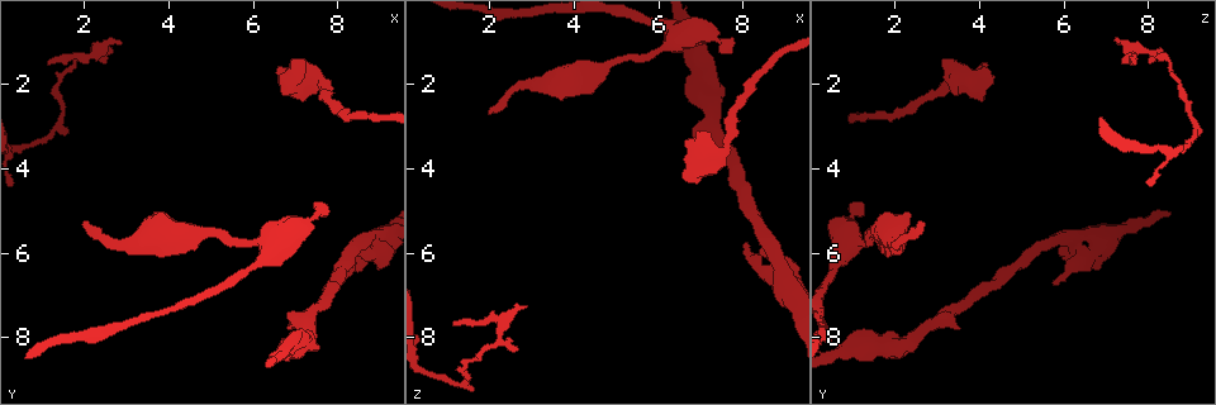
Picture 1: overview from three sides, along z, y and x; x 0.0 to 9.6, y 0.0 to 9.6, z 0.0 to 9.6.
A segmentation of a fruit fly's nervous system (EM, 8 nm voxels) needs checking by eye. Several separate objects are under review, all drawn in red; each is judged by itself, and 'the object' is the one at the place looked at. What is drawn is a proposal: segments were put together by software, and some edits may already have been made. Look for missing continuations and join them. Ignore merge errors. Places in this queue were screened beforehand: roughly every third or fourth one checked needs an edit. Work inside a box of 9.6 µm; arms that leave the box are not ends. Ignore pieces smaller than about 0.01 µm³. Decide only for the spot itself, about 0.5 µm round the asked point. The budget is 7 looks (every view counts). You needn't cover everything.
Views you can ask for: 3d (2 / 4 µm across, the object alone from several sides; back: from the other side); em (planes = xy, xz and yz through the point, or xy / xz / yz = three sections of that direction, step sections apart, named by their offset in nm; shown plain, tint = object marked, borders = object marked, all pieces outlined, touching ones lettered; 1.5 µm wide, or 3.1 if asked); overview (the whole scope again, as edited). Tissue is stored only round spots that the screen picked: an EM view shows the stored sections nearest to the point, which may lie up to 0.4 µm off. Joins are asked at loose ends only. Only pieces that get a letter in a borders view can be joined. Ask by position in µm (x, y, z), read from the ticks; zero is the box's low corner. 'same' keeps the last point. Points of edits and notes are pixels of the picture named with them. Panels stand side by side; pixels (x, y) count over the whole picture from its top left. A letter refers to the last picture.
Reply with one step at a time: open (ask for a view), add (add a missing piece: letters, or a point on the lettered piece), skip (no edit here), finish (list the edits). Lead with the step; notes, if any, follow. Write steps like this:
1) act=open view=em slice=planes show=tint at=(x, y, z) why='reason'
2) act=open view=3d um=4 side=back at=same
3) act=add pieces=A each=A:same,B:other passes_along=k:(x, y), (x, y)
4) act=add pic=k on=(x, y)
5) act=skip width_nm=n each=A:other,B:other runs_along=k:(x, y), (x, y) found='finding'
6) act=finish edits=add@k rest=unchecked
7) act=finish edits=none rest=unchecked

act=open view=em slice=planes show=borders at=(6.90, 7.70, 3.50) why='an open end'

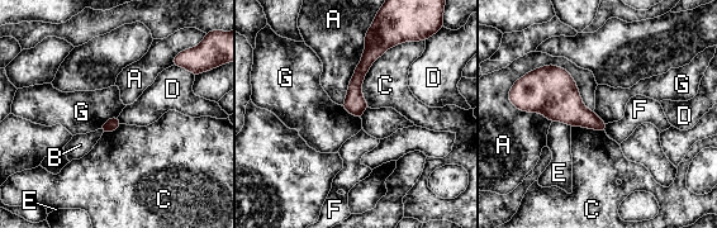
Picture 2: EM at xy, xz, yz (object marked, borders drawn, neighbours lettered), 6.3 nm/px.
act=skip longest_contact=A:500nm each=A:other,B:other,C:other,D:other,E:other,F:other,G:other runs_along=2:(369, 39), (356, 80), (357, 114) found='no lettered piece goes on from it'

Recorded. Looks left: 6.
act=open view=em slice=xz step=4 show=tint at=(2.85, 1.05, 7.25) why='tapers out'

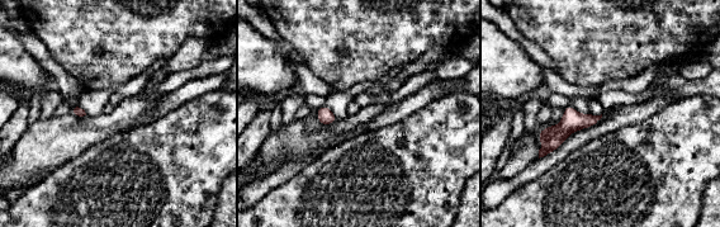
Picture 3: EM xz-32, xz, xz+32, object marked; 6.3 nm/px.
act=open view=em slice=xy step=4 show=borders at=same why='cut it another way'

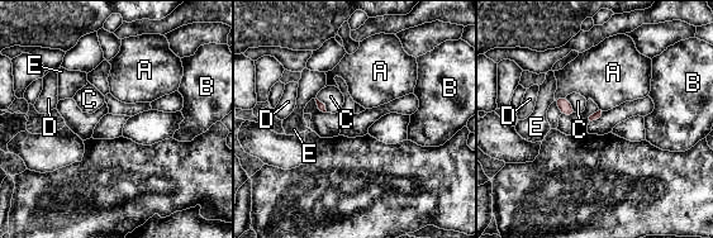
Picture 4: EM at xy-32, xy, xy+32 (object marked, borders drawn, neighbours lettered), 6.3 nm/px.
act=skip each=A:other,B:other,C:other,D:other,E:other border=4:(565, 96), (559, 96), (555, 100) found='none of them fits'

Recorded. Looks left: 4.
act=open view=em slice=planes show=borders at=(7.55, 4.90, 1.30)

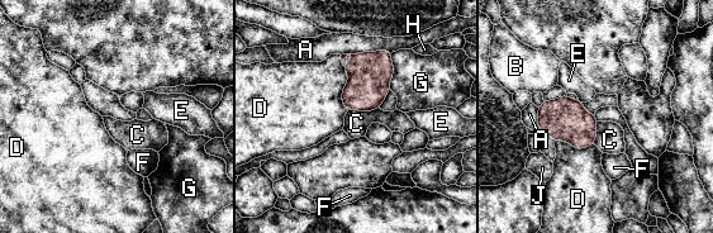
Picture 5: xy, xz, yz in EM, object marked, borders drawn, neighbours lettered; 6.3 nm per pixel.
act=skip longest_contact=A:320nm each=A:other,B:other,C:other,D:other,E:other,F:other,G:other,H:other,J:other found='none of them fits'

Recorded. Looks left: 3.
act=finish edits=none rest=unchecked

